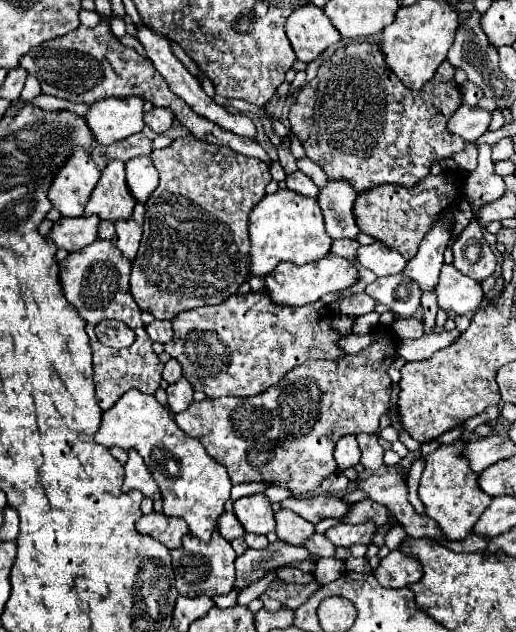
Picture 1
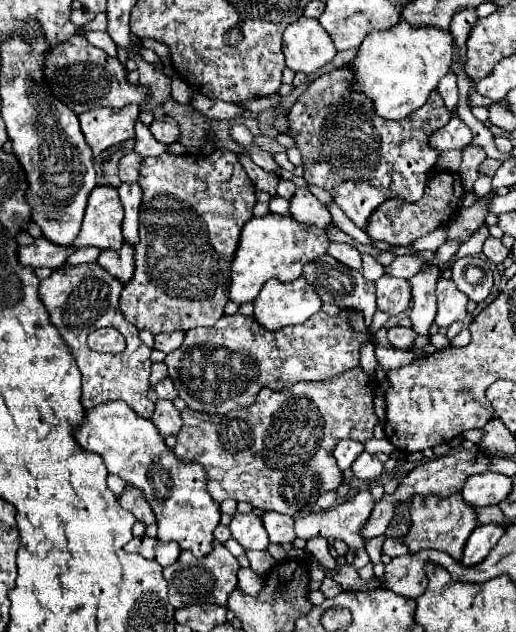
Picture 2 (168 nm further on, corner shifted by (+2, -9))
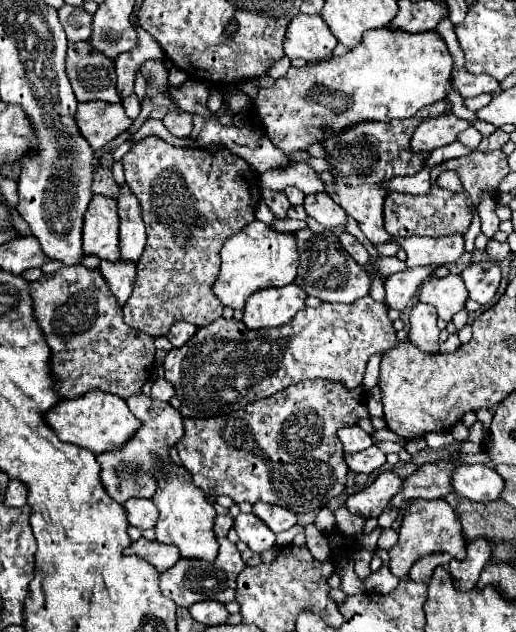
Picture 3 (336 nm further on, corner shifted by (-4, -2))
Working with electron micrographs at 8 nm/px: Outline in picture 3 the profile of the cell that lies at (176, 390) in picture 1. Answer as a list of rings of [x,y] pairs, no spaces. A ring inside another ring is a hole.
[[[135,393],[127,397],[127,405],[131,413],[141,421],[139,431],[135,431],[135,435],[115,451],[105,451],[95,455],[97,463],[101,465],[101,473],[99,473],[101,485],[111,495],[111,499],[115,499],[121,505],[131,497],[151,499],[155,495],[157,491],[155,473],[171,463],[169,449],[175,447],[177,441],[183,437],[183,417],[169,403],[165,401],[155,403],[155,399],[149,399],[143,393]]]

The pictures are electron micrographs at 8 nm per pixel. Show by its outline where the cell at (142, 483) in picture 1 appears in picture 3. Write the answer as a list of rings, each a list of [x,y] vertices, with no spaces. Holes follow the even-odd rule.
[[[129,499],[125,505],[125,513],[127,513],[127,521],[131,527],[137,529],[153,529],[157,523],[157,511],[151,499]]]

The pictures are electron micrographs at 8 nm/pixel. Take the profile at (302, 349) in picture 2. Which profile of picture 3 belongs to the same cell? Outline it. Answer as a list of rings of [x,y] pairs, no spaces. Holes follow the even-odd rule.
[[[363,297],[355,303],[321,303],[319,307],[301,309],[291,323],[273,329],[247,331],[241,321],[235,319],[217,319],[215,323],[201,327],[193,339],[189,339],[183,347],[171,349],[163,361],[165,379],[175,387],[175,395],[181,399],[179,413],[181,417],[217,417],[229,415],[233,411],[243,409],[245,405],[269,397],[277,391],[287,389],[299,381],[307,379],[327,379],[341,383],[345,389],[359,387],[365,365],[373,353],[383,353],[397,345],[393,321],[387,317],[389,307],[385,303],[377,303],[373,297]]]

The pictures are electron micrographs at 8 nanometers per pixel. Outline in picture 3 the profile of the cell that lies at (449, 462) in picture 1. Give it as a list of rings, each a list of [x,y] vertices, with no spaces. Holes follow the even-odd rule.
[[[419,499],[405,509],[399,529],[399,541],[389,549],[389,571],[395,577],[403,579],[407,577],[407,571],[417,559],[431,553],[449,553],[453,559],[465,557],[465,543],[463,533],[459,531],[459,519],[455,519],[455,513],[447,503],[443,503],[443,499],[437,501]]]

